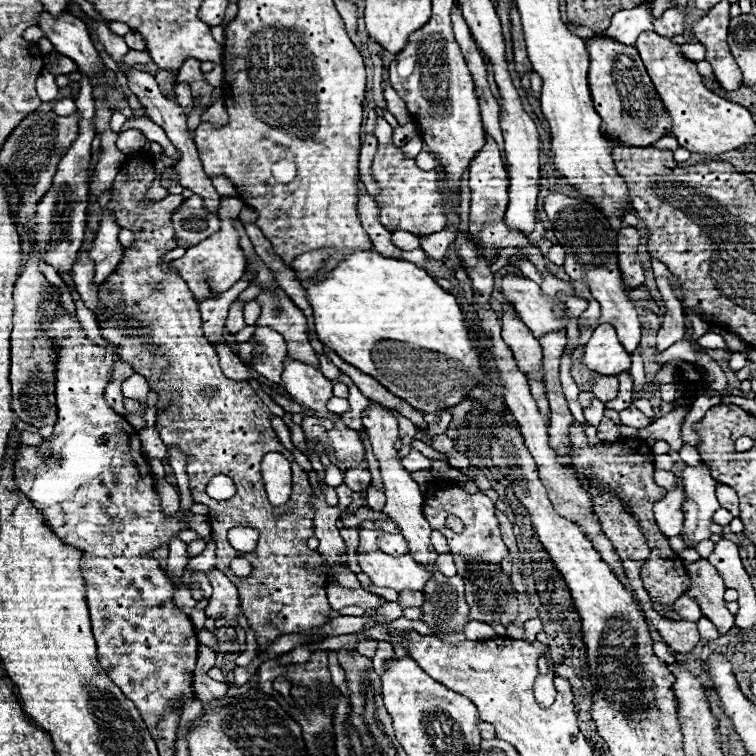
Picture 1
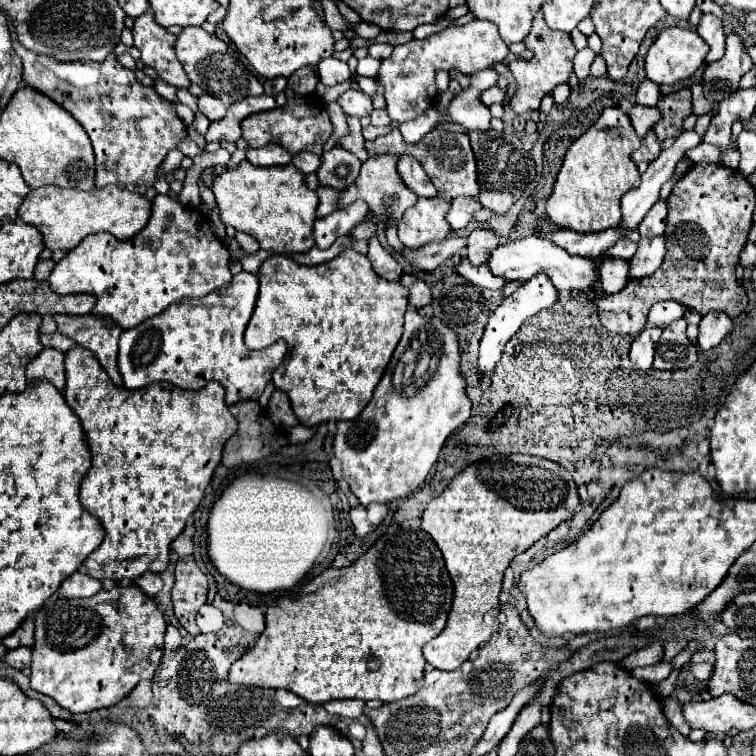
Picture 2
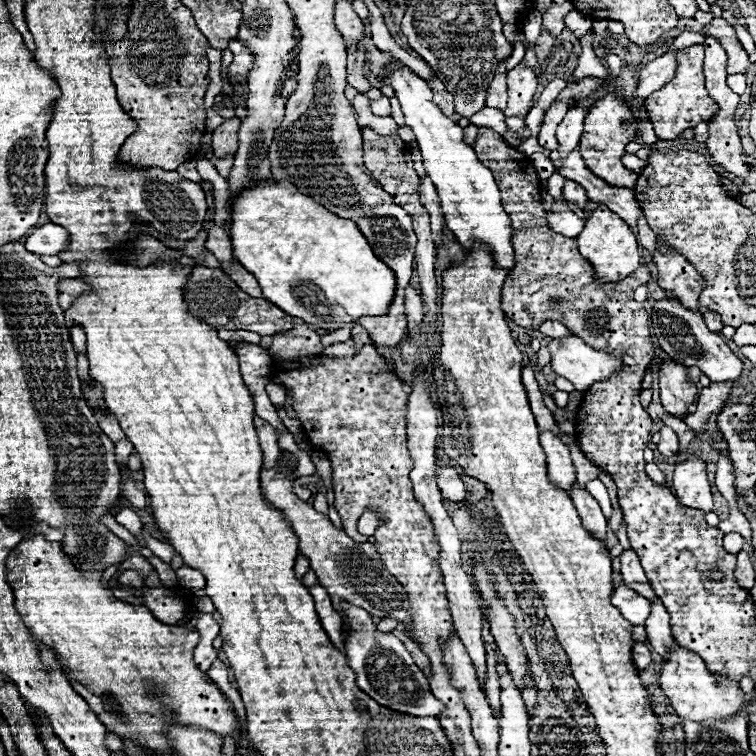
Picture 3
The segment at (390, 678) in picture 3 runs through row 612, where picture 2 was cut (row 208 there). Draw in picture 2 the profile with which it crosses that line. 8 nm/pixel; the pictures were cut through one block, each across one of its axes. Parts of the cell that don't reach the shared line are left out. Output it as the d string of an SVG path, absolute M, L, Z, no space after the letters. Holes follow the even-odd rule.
M356 200L354 204L340 208L326 218L318 218L314 224L316 246L322 250L330 248L330 244L334 244L336 238L348 236L356 224L364 222L368 212L368 204L364 200Z

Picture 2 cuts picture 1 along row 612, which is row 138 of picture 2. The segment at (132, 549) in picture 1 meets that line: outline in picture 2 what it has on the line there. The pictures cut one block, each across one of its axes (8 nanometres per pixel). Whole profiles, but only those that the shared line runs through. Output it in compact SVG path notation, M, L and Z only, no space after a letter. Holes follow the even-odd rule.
M14 44L14 50L24 62L26 86L40 90L72 112L90 136L96 154L94 184L98 188L114 184L138 194L152 188L156 168L164 160L166 152L186 138L186 126L178 118L174 104L164 100L154 88L142 86L134 72L124 68L114 54L106 56L104 62L60 62L34 54L22 44Z

